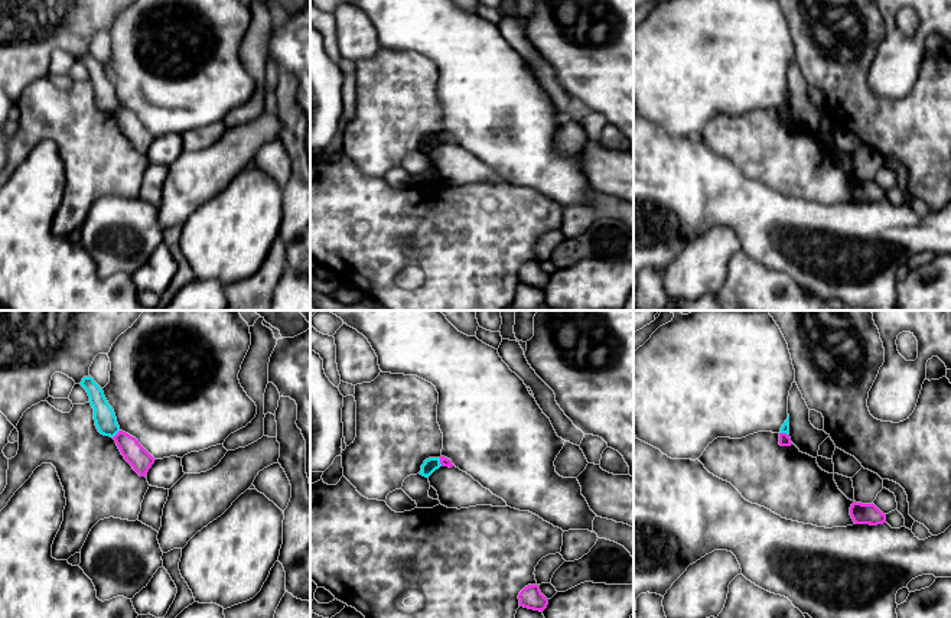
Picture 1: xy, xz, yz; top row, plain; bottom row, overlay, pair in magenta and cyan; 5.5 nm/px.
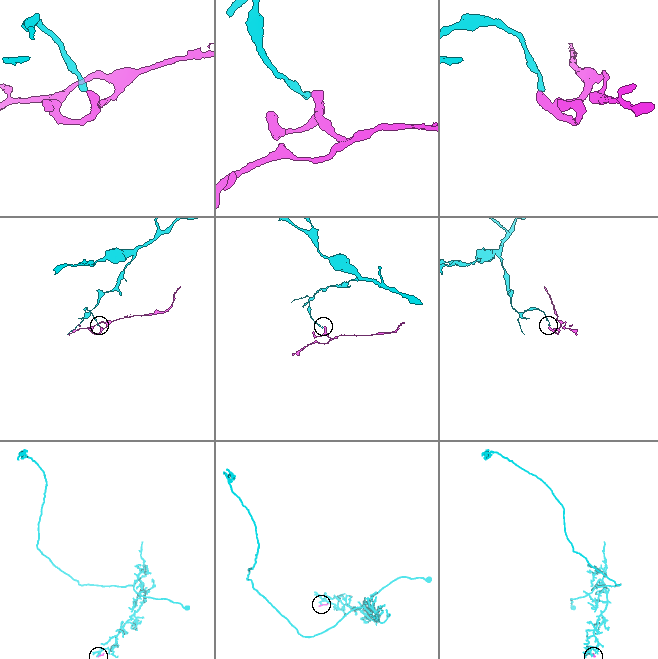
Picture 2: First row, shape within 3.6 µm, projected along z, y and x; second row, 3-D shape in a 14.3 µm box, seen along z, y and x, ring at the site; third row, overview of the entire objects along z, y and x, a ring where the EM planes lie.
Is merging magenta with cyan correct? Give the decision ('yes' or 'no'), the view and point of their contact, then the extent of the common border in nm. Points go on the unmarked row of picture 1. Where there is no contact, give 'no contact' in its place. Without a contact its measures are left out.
no; meets magenta in xy at (116, 111); contact 60 nm long

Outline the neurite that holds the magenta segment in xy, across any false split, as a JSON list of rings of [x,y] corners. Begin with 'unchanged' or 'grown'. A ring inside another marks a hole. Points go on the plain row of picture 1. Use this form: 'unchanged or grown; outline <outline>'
unchanged; outline [[[120,107],[113,114],[124,133],[140,153],[147,153],[149,146],[154,140],[154,134],[128,110]]]

